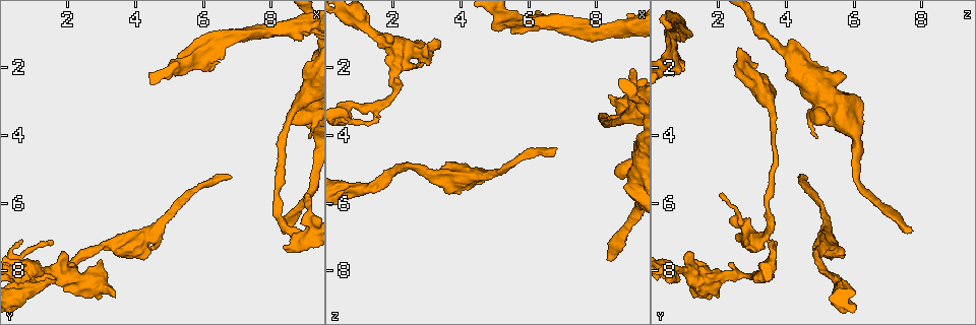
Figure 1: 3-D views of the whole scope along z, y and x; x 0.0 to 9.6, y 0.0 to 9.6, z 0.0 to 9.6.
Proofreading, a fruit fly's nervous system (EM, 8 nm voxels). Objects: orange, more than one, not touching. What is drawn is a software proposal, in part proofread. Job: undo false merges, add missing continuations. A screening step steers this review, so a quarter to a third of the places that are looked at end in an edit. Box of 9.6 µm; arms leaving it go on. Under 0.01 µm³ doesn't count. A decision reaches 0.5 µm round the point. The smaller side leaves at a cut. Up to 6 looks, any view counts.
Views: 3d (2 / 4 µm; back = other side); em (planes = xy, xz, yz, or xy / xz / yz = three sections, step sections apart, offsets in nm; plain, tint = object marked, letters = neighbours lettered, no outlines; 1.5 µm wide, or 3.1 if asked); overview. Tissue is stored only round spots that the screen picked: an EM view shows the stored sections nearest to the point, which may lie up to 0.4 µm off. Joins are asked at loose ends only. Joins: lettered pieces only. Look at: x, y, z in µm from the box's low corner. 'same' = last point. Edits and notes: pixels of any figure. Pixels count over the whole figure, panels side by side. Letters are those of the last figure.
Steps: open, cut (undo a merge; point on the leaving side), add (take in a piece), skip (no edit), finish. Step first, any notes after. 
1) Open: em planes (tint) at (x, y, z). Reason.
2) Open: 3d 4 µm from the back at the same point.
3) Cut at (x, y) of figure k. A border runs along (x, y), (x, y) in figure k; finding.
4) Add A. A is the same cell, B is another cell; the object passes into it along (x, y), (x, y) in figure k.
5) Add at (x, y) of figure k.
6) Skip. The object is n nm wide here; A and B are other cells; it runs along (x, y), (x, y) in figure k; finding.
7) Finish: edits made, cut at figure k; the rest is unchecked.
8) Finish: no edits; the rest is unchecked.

Open: 3d 4 µm at (6.75, 5.25, 4.35). Branch stops here.

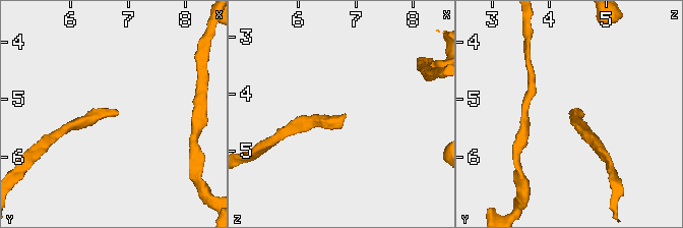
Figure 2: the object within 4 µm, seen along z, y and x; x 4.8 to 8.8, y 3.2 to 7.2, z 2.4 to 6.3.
Open: em planes (letters) at (6.80, 5.20, 4.35).

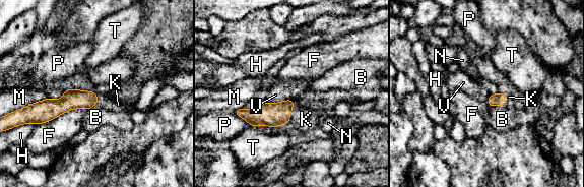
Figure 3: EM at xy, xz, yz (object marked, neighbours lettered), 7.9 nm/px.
Add K. The object is 100 nm wide here; the longest contact is with F, 420 nm; K is the same cell, B, F, H, M, N, P, T and V are other cells; the cell continues.

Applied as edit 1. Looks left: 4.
Open: overview.

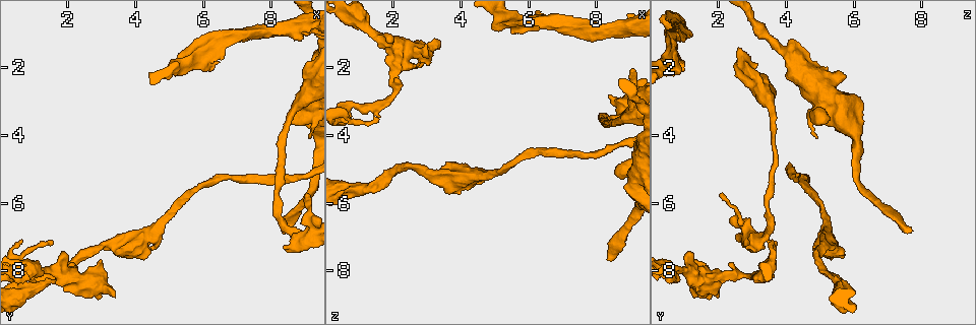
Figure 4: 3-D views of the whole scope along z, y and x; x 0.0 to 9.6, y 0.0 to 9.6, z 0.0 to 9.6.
Open: 3d 4 µm at (9.05, 5.75, 2.05). An open end.

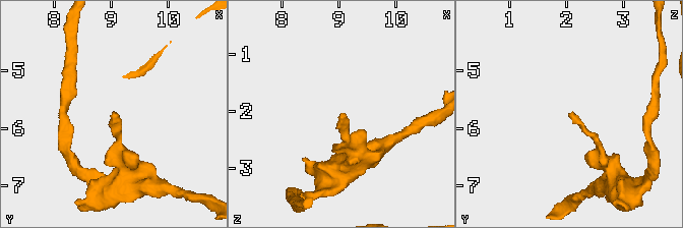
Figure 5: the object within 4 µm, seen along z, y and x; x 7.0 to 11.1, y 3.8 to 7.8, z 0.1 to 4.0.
Open: em planes (letters) at (9.00, 5.70, 2.05). Shape alone is not enough.

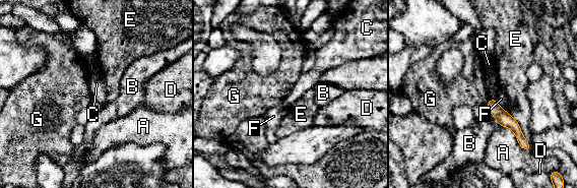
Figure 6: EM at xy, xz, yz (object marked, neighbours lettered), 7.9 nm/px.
Skip. A, B, C, D, E, F and G are other cells; it runs along (492, 102), (523, 143) in figure 6; none of them fits.

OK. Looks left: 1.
Open: em planes (letters) at (2.05, 8.10, 2.25). Two arms in line, one across.

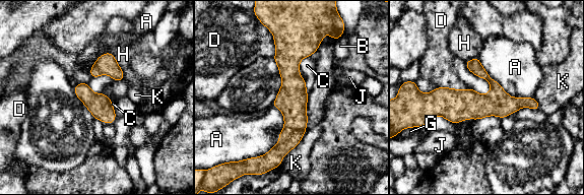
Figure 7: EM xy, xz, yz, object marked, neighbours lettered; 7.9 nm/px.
Skip. A, B, C, D, G, H, J and K are other cells; one cell here.

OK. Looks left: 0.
Finish: edits made, add at figure 3; the rest is unchecked.

